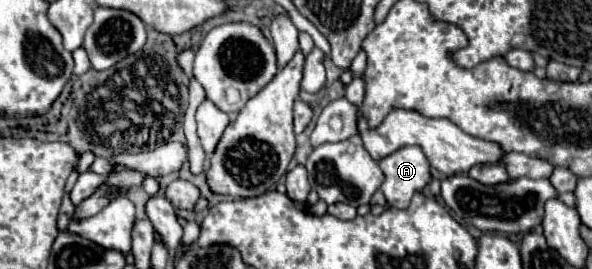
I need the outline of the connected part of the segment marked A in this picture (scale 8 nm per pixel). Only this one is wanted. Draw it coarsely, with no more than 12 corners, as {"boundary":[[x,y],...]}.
{"boundary":[[416,146],[380,160],[386,202],[408,208],[430,182],[430,164]]}

